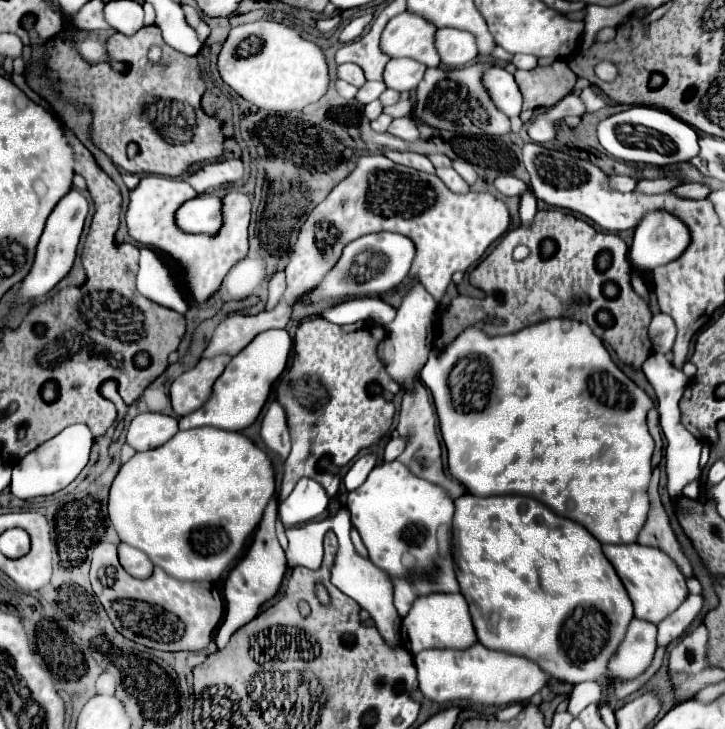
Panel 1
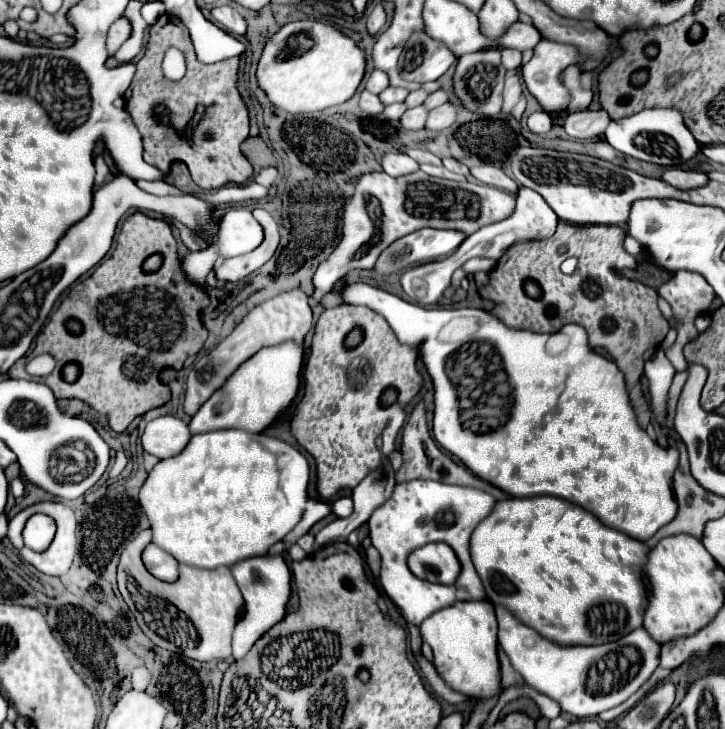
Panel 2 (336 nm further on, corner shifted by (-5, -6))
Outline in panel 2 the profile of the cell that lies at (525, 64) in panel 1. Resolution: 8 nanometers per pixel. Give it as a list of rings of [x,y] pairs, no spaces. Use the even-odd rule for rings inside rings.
[[[503,49],[503,65],[505,69],[519,69],[521,67],[521,53],[515,49]]]

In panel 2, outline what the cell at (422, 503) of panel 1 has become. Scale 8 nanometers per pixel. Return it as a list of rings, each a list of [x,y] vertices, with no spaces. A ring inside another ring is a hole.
[[[407,481],[395,487],[393,497],[373,511],[369,519],[369,537],[373,547],[381,555],[381,587],[399,607],[407,623],[421,625],[423,619],[435,611],[453,605],[455,601],[483,601],[487,599],[483,583],[471,563],[469,537],[473,529],[493,511],[497,499],[475,487],[447,485],[439,481]],[[431,541],[441,541],[451,545],[457,559],[461,561],[461,575],[453,585],[429,583],[415,577],[407,567],[407,557],[413,549],[427,545]]]

